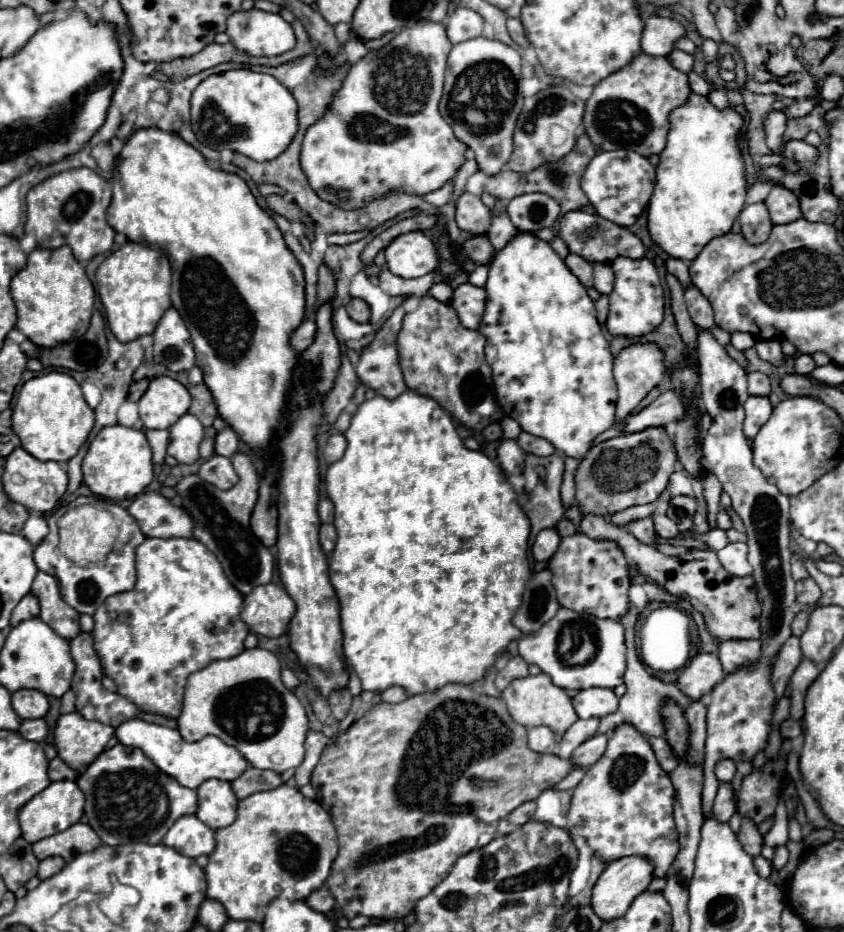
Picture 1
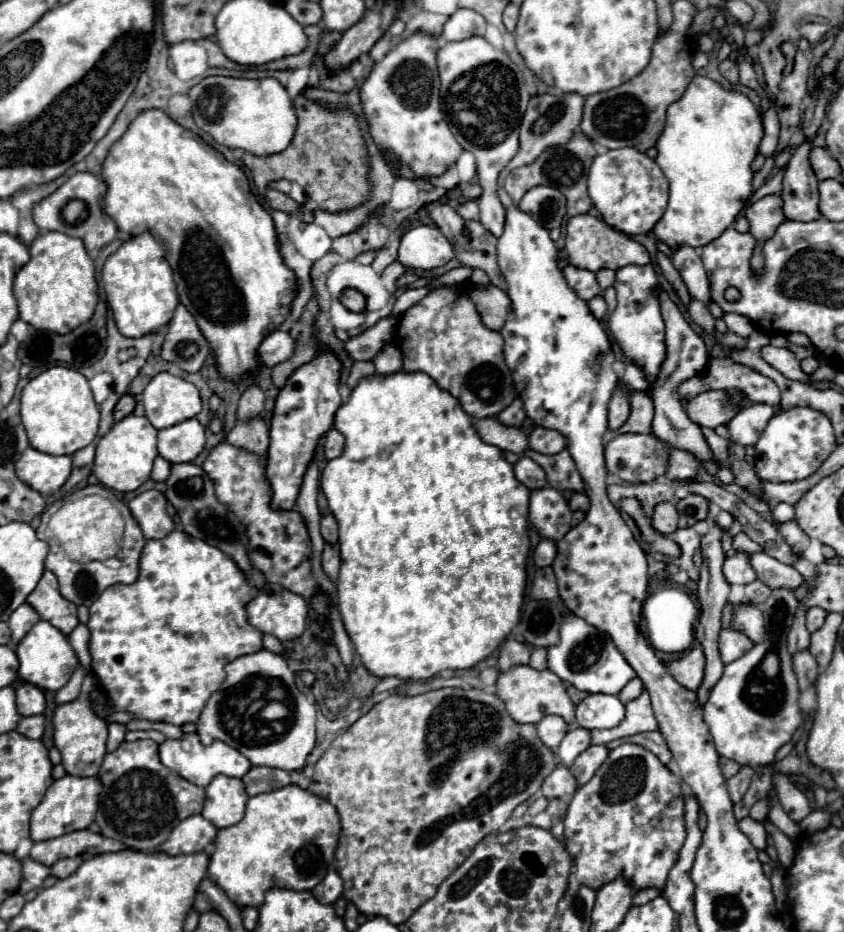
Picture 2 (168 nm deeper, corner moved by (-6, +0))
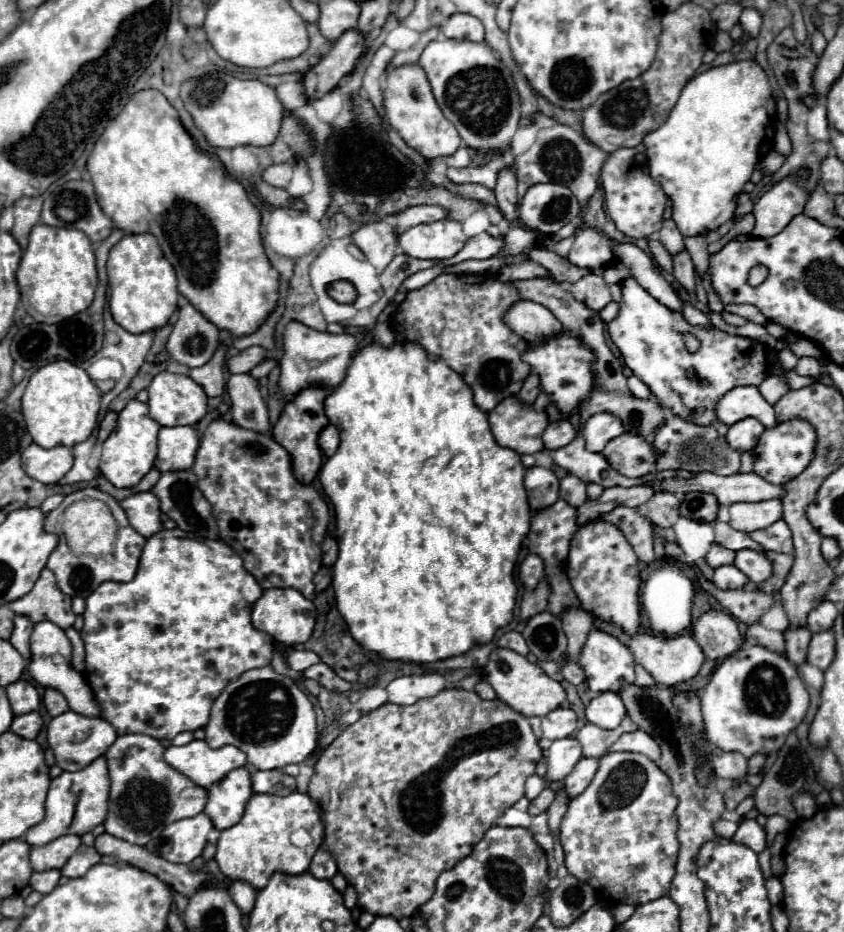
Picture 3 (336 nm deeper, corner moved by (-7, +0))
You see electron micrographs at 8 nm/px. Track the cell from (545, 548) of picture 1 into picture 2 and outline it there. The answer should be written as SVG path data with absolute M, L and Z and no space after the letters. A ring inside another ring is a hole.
M542 539L538 543L538 547L534 549L534 563L536 563L536 567L548 567L548 565L552 565L554 557L556 557L556 541Z

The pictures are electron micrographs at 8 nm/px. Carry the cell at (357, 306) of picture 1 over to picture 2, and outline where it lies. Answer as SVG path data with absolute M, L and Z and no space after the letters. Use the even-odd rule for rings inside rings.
M346 289L342 293L340 301L342 301L344 307L348 307L354 313L364 313L366 311L366 297L362 293L358 293L356 289Z

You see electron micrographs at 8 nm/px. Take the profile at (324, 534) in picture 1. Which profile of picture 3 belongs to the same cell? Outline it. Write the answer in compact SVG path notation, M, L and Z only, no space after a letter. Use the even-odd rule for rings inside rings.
M321 567L317 571L317 575L313 577L313 583L315 583L315 591L321 593L325 591L329 585L331 585L331 569L329 567Z

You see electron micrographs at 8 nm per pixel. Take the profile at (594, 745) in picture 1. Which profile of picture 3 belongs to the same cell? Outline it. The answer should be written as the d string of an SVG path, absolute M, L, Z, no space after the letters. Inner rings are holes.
M581 759L575 765L575 769L563 779L569 799L577 797L579 793L583 793L587 789L587 785L591 783L591 779L593 779L593 775L597 771L597 765L599 765L597 759Z

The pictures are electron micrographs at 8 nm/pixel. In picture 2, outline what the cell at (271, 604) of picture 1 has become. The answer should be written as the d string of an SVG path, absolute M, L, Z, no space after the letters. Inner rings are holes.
M280 585L262 587L258 597L252 599L246 609L250 625L262 633L278 637L280 641L296 639L306 629L306 599Z

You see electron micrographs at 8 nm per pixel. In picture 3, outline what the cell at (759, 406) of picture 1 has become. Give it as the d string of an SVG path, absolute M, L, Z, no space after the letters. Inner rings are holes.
M749 417L749 419L737 421L729 427L727 443L737 451L751 451L757 445L757 439L761 437L763 431L765 431L765 427L757 419Z

